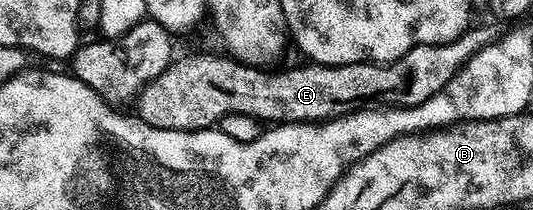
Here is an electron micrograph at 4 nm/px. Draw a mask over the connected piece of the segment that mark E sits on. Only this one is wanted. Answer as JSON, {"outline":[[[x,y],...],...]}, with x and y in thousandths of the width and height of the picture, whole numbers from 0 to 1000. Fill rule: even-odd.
{"outline":[[[917,124],[901,138],[878,133],[857,186],[833,214],[784,214],[775,224],[752,281],[724,300],[679,290],[653,310],[595,310],[568,300],[555,329],[535,348],[508,348],[477,310],[458,310],[432,262],[409,271],[403,252],[366,252],[360,271],[323,286],[302,357],[259,429],[261,519],[257,552],[287,605],[304,614],[394,614],[409,600],[411,571],[432,538],[450,538],[480,557],[490,586],[597,586],[623,576],[629,557],[645,557],[670,519],[690,510],[762,510],[797,490],[812,452],[820,452],[857,357],[857,338],[878,305],[912,214],[931,190]]]}

